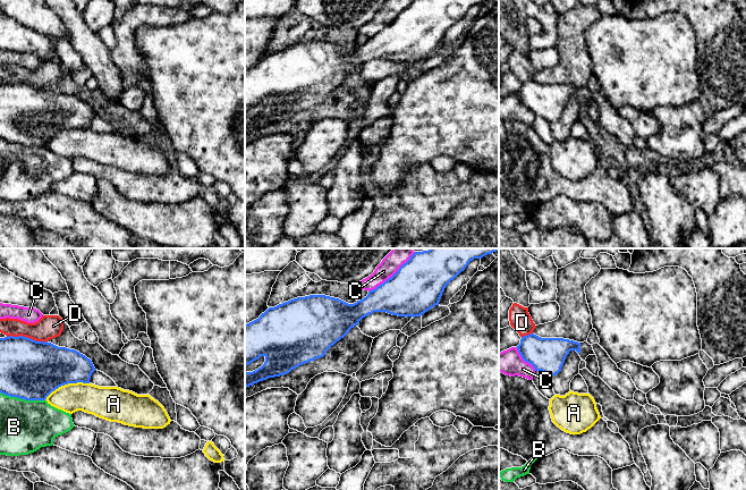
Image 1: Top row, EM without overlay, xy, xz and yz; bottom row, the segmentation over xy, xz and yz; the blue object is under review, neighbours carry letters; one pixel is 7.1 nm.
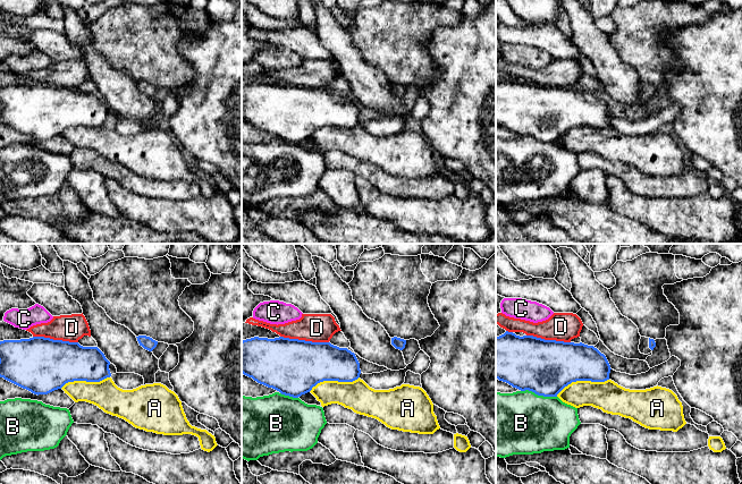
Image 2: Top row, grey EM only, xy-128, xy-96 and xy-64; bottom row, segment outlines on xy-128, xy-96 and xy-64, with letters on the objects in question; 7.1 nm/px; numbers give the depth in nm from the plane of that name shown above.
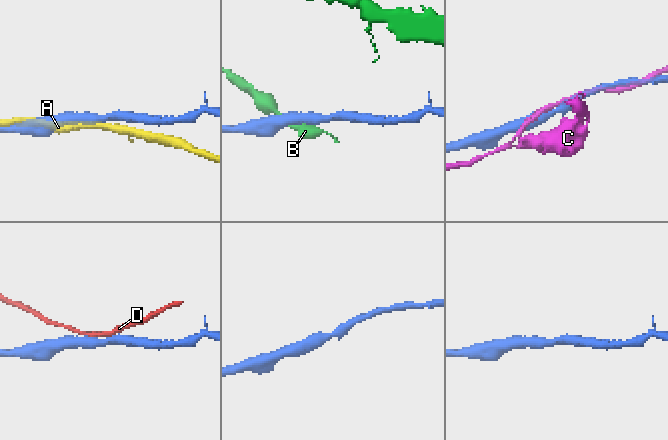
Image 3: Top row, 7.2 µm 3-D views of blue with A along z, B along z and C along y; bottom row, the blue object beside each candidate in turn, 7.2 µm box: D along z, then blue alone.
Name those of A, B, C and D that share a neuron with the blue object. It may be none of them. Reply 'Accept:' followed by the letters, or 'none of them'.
Accept: none of them

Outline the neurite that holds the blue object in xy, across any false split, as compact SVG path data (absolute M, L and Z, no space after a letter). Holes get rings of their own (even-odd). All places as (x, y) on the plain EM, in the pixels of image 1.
M27 83L0 84L0 138L25 146L45 146L61 132L90 129L95 113L75 95Z

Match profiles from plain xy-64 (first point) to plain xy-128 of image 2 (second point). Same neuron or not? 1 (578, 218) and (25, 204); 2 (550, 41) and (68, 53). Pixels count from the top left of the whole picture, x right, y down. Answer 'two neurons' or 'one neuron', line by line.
1: two neurons
2: one neuron

